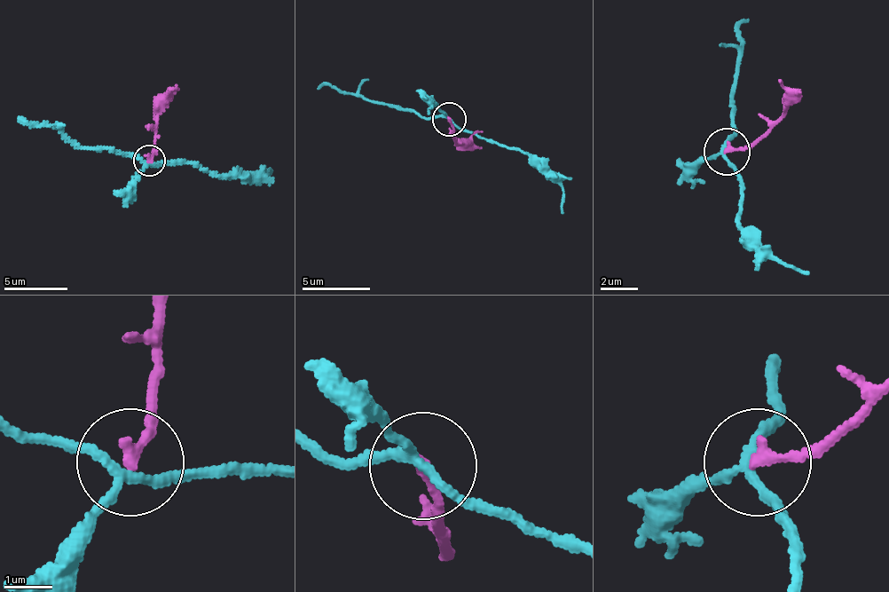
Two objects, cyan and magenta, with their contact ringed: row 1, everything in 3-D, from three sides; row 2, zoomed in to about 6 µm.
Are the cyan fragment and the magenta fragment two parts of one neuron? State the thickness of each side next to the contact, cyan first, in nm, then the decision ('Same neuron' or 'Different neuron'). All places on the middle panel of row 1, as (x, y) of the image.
Thickness 170 nm (cyan) against 240 nm. Different neuron

